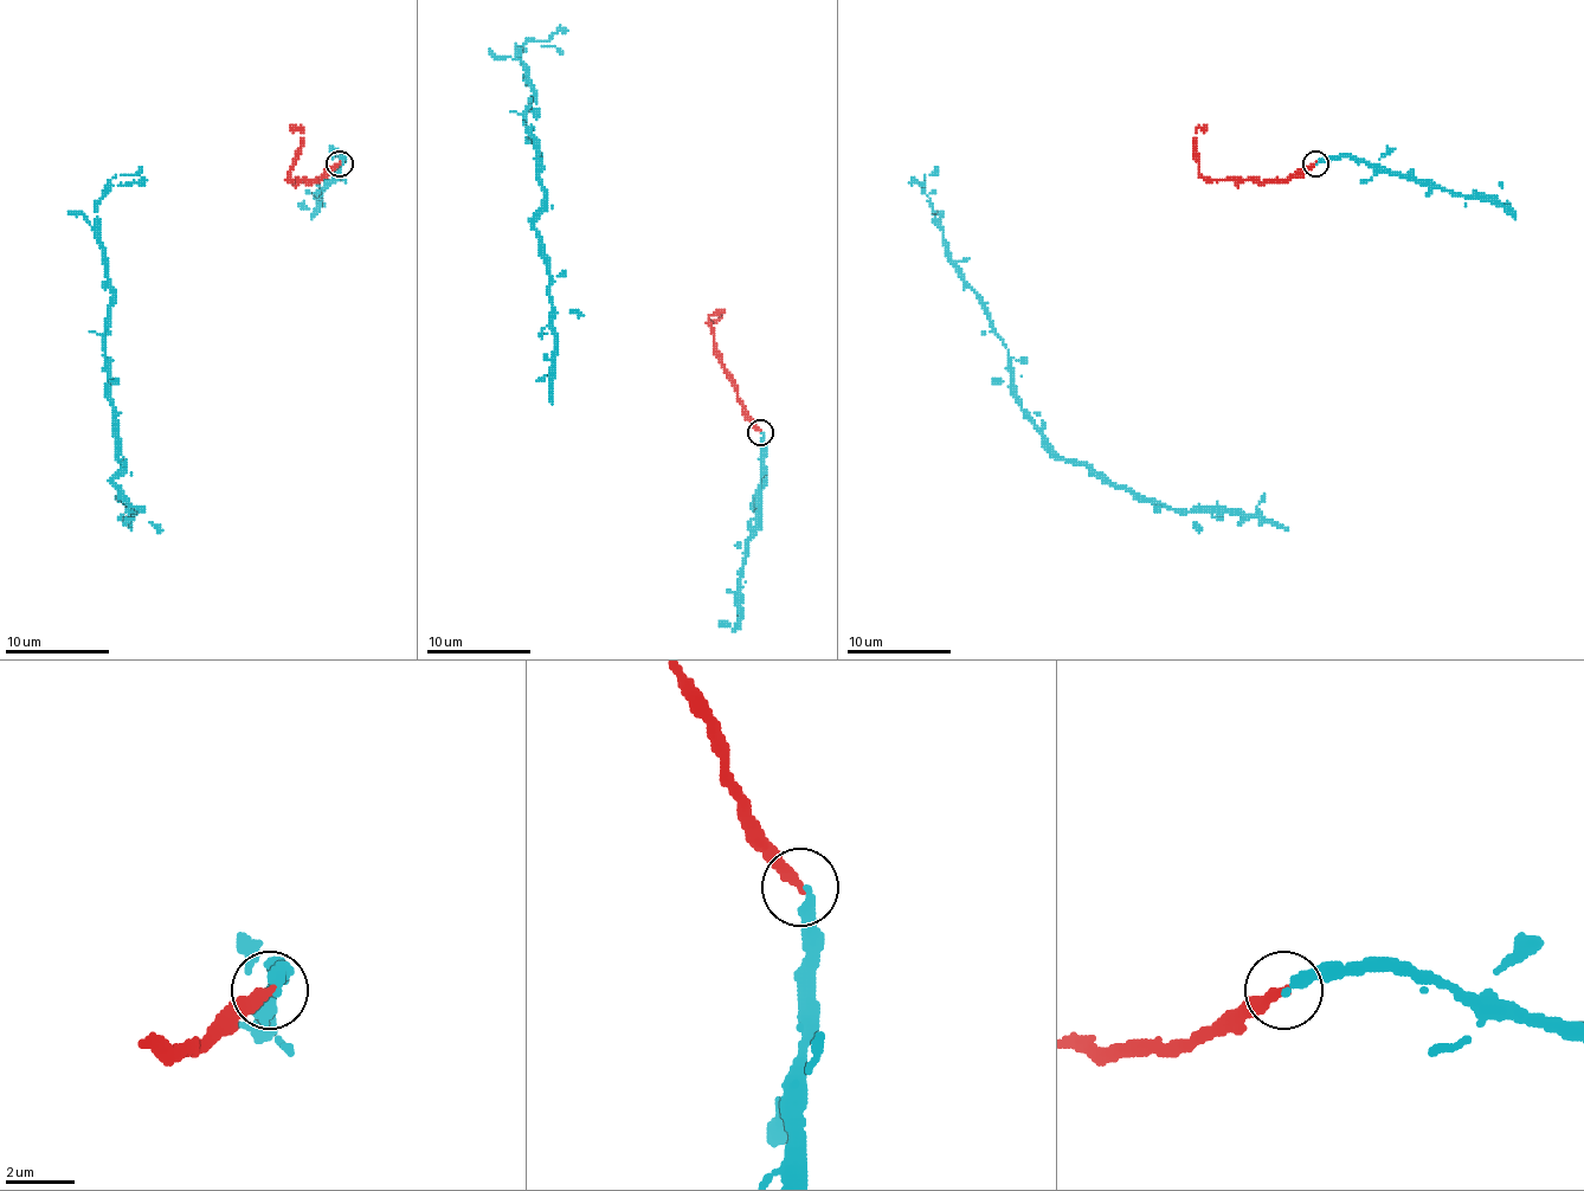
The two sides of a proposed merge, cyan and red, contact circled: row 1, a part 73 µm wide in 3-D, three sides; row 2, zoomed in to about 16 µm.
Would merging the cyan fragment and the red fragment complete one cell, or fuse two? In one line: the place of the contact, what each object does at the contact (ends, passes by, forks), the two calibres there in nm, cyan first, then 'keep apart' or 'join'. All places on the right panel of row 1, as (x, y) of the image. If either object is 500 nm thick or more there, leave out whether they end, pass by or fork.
(1315, 163) | cyan ends | red ends | 300/340 nm | join

